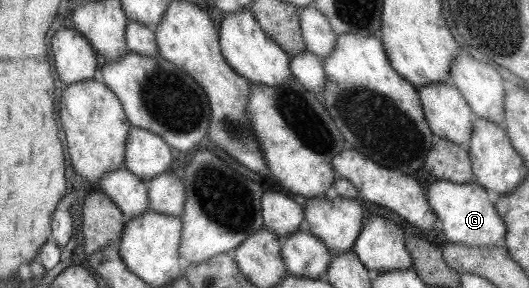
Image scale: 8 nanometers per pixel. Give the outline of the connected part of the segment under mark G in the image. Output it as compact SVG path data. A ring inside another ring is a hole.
M435 180L427 187L425 195L428 196L429 207L441 223L441 231L447 242L463 246L495 246L503 237L504 220L500 218L499 213L495 213L485 190L474 181L456 184L449 180Z

